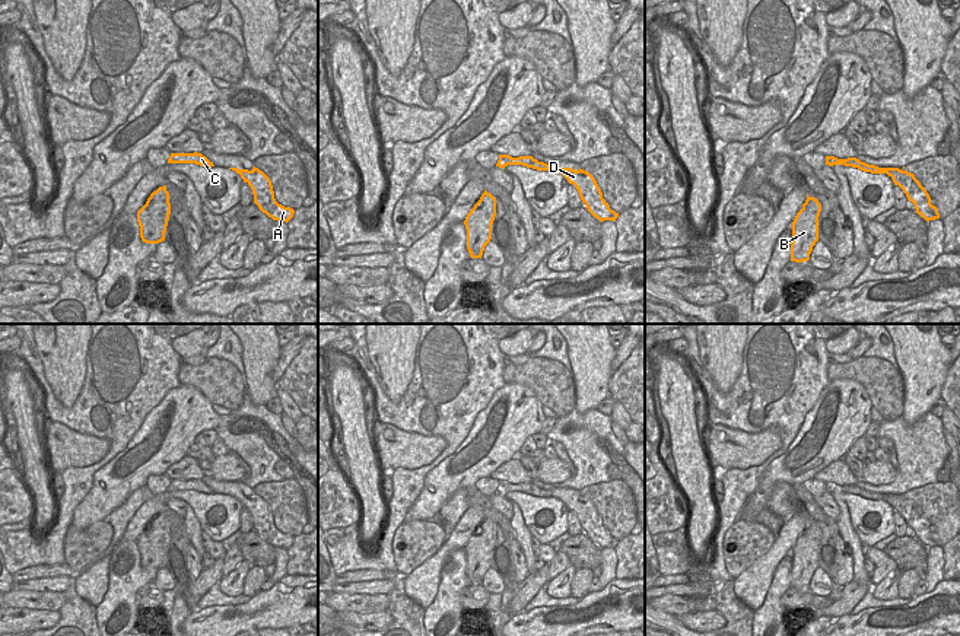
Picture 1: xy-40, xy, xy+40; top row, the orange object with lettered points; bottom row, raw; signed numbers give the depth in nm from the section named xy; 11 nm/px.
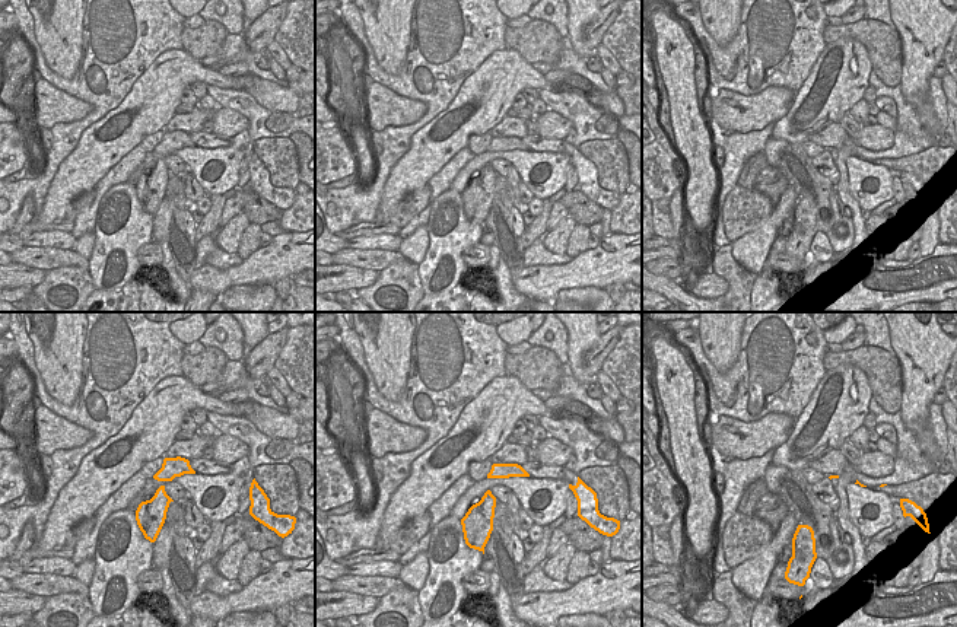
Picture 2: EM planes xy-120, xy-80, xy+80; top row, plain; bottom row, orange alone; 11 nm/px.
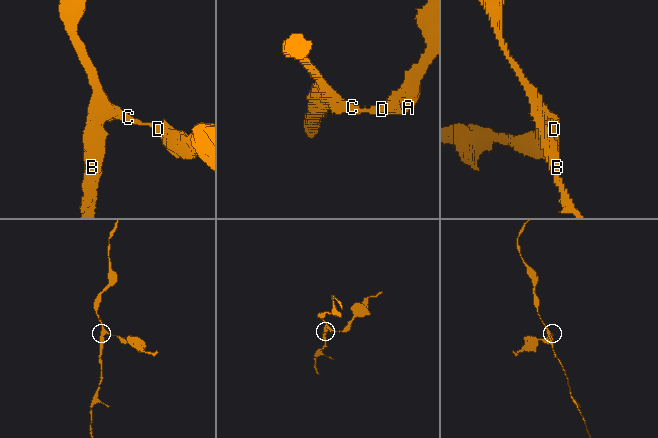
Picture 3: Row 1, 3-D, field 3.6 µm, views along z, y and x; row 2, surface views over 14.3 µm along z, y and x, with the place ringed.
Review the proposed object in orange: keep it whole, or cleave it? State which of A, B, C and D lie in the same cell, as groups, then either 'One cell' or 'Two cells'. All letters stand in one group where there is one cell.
Groups: A D / B C. Two cells

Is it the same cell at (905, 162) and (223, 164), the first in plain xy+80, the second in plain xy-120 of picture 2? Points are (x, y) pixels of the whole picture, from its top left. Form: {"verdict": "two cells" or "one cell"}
{"verdict": "two cells"}

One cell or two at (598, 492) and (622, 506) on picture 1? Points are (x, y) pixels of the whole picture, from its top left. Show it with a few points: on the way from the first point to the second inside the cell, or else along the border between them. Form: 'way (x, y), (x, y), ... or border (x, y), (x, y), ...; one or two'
way (604, 495), (616, 503); one

